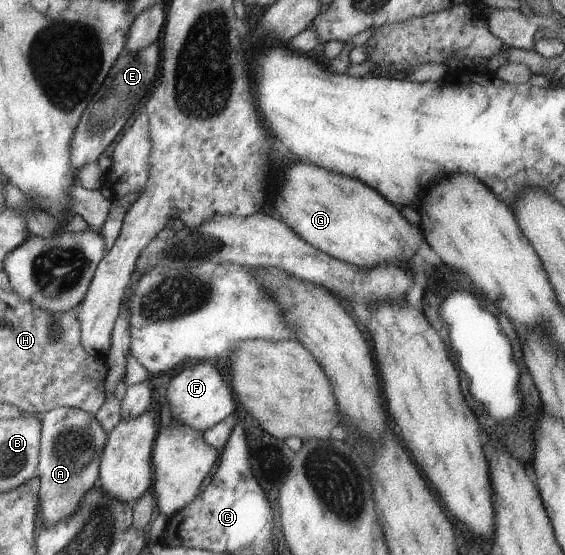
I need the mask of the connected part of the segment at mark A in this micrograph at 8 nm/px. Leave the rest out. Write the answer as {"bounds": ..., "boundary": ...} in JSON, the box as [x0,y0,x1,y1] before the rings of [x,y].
{"bounds":[37,407,107,529],"boundary":[[[56,407],[48,412],[42,413],[40,420],[40,450],[37,464],[37,478],[39,480],[38,487],[38,513],[37,513],[37,529],[51,528],[55,522],[69,518],[81,504],[81,498],[85,494],[85,490],[91,490],[93,484],[98,481],[98,469],[101,459],[101,452],[105,446],[107,435],[105,430],[98,424],[94,416],[89,412],[72,408],[72,407]]]}

